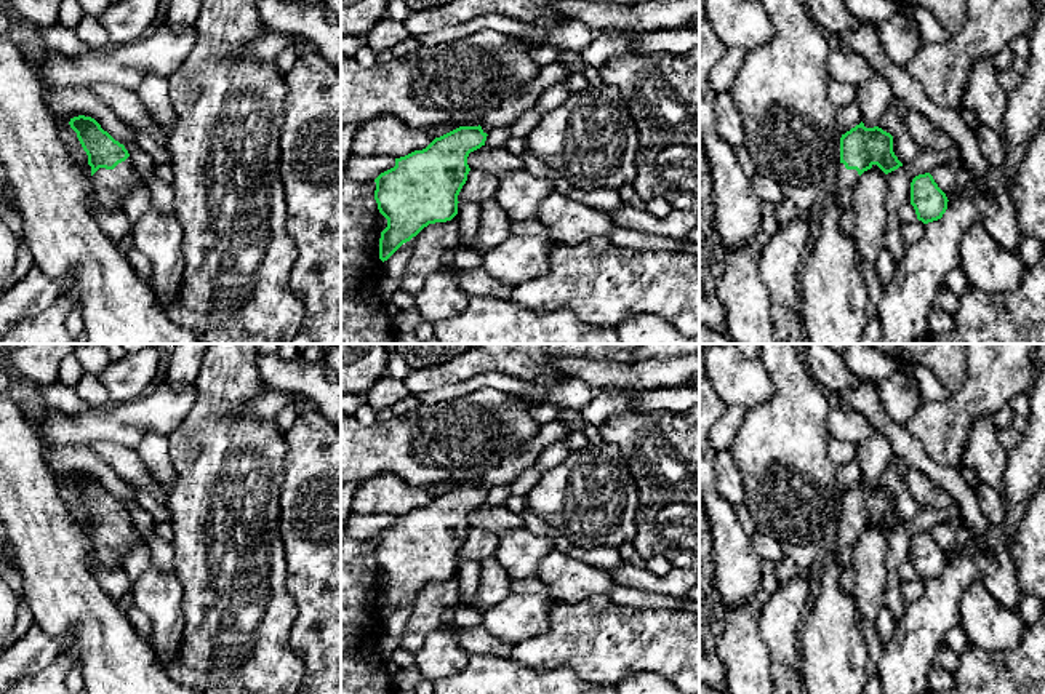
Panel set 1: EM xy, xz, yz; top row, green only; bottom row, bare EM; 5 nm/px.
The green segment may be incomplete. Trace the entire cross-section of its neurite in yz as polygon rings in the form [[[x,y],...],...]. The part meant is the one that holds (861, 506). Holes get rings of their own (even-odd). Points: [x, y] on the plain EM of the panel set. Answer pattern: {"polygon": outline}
{"polygon": [[[861,480],[840,496],[837,547],[831,552],[840,568],[851,564],[859,534],[874,523],[885,532],[903,524],[893,510],[893,494],[879,485],[866,486]]]}

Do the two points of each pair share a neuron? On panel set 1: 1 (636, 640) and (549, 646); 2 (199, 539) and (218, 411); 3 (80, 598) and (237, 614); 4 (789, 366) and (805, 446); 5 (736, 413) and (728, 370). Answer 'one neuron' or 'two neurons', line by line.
1: one neuron
2: one neuron
3: two neurons
4: one neuron
5: two neurons

